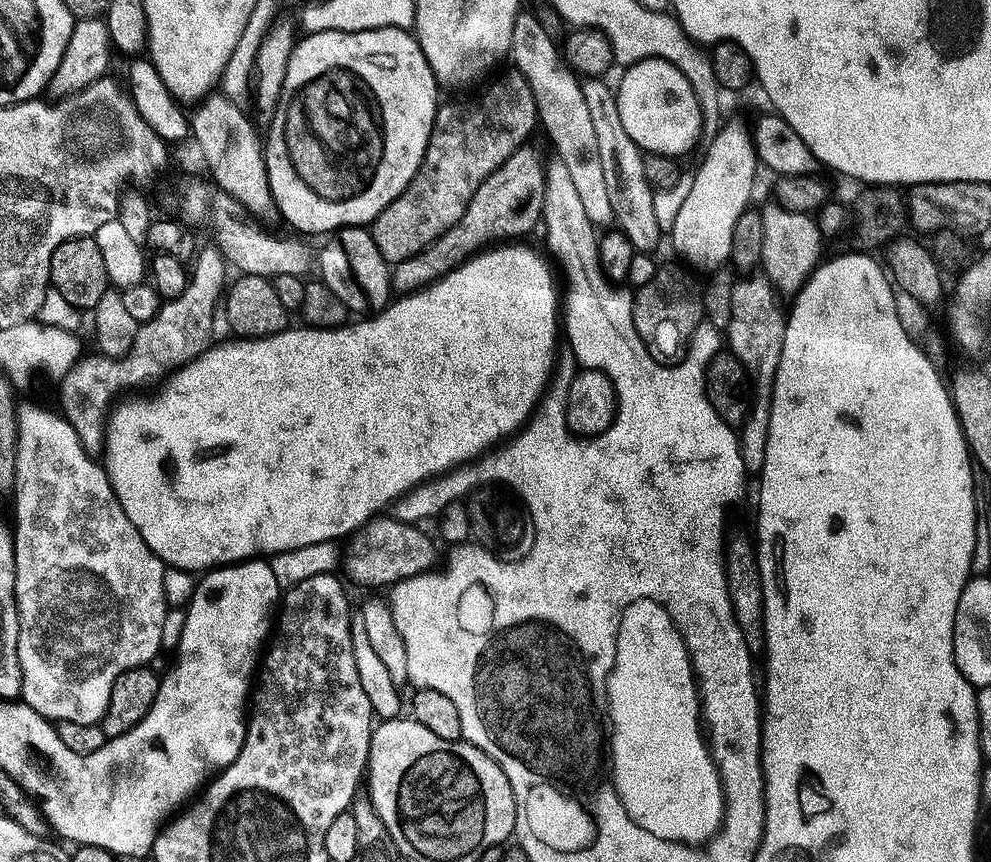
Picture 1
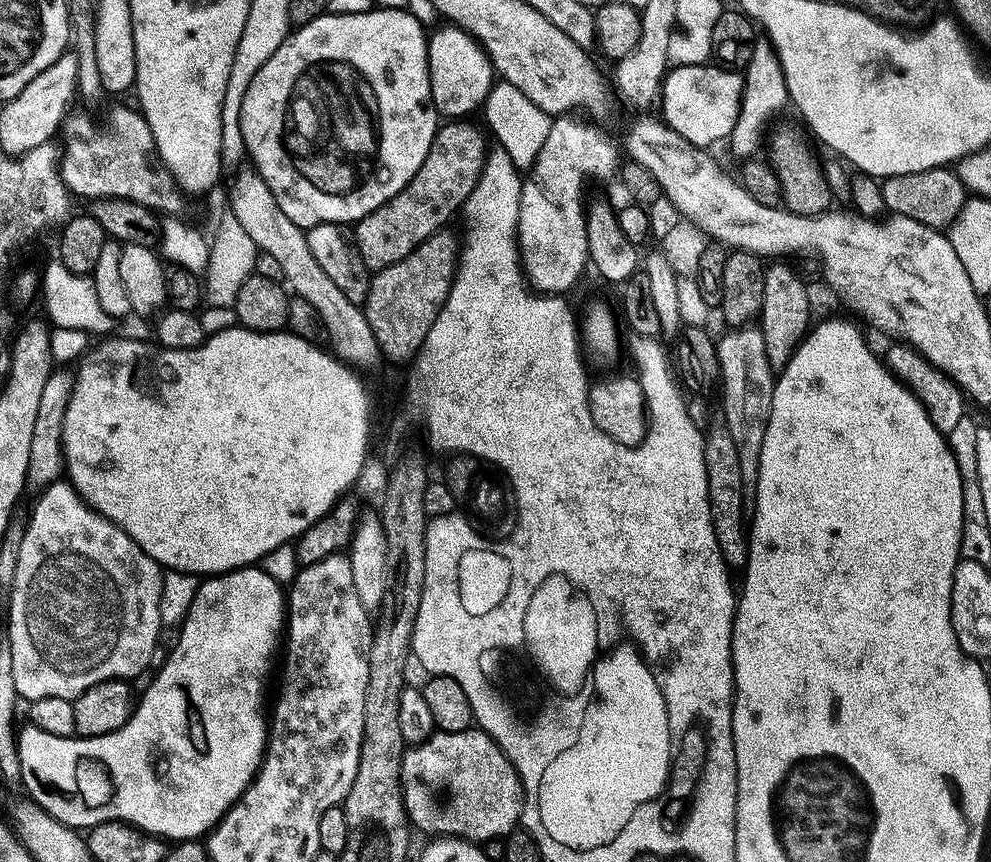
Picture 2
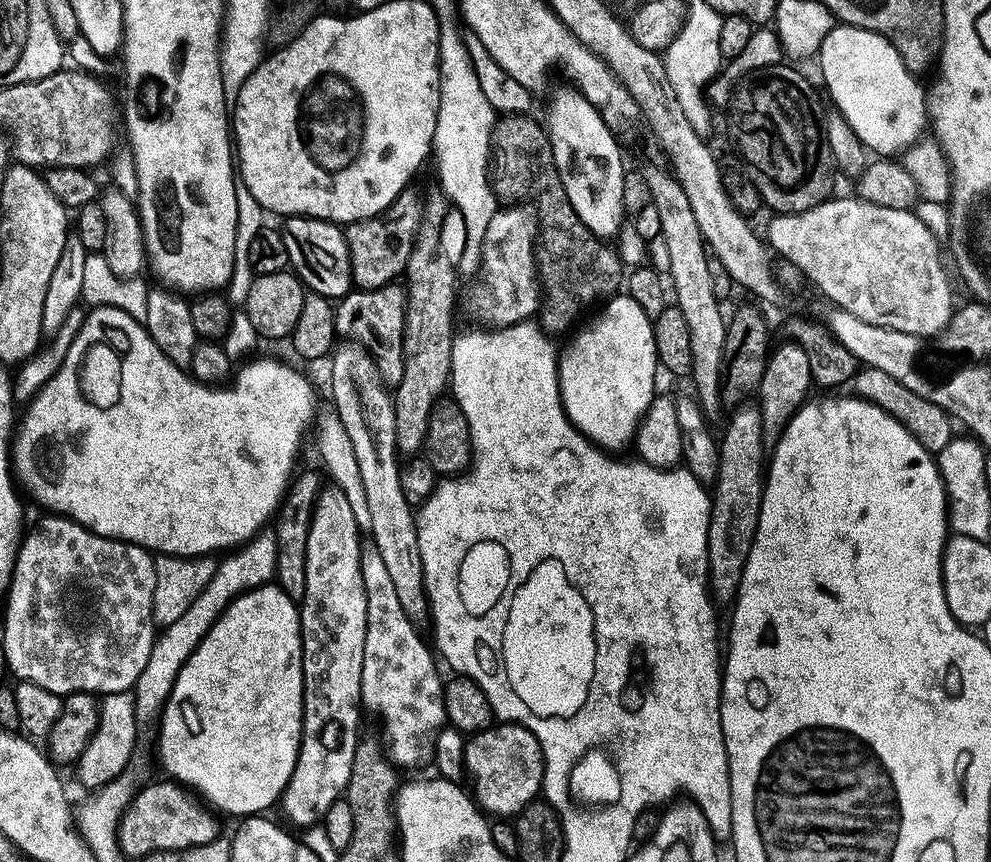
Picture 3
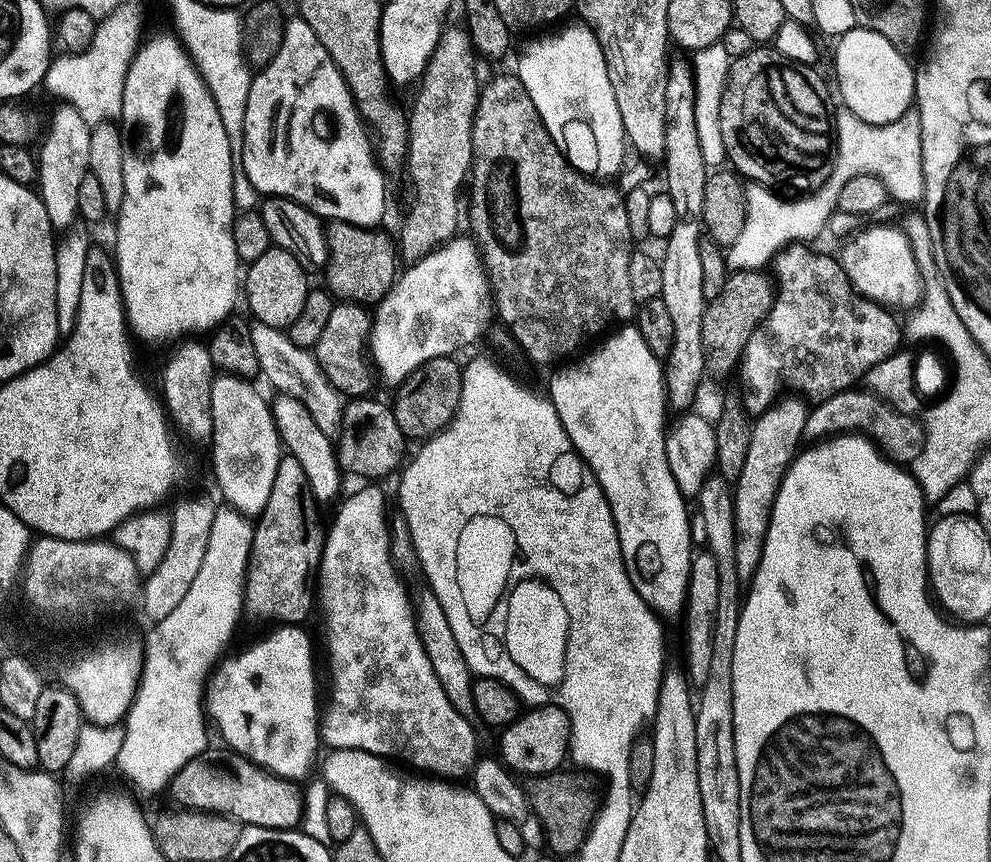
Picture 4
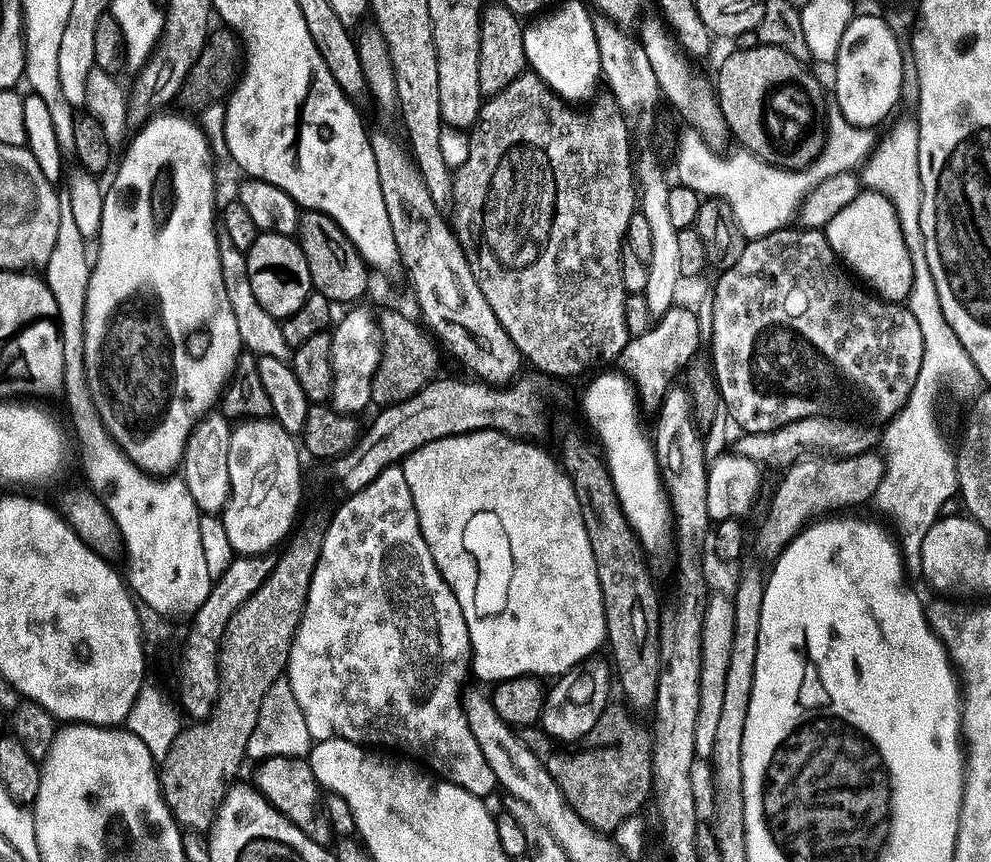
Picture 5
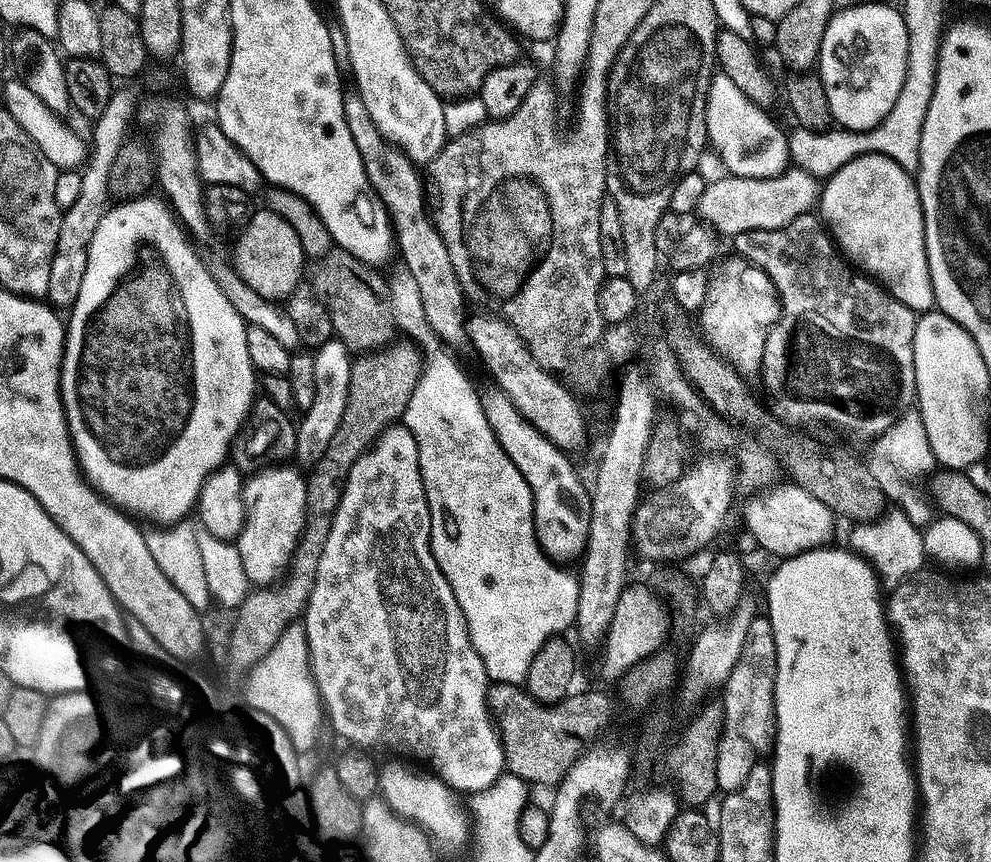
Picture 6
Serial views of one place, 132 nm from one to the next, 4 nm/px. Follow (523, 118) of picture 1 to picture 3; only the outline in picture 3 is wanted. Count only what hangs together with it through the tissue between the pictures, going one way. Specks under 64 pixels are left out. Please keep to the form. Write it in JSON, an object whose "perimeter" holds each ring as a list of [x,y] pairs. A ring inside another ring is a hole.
{"perimeter":[[[409,190],[403,192],[380,216],[347,225],[352,283],[357,289],[366,292],[378,290],[397,283],[407,273],[410,254],[416,248],[416,239],[424,221],[425,207],[425,201],[420,201],[419,194]]]}

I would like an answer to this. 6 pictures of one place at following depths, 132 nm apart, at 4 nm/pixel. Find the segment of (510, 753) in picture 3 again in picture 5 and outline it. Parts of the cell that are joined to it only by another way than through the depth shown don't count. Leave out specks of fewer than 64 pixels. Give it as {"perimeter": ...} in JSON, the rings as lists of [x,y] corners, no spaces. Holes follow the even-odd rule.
{"perimeter":[[[591,658],[576,668],[571,668],[551,685],[548,701],[544,703],[542,729],[548,736],[561,740],[564,744],[576,744],[584,740],[600,724],[608,699],[614,692],[614,672],[607,659]]]}

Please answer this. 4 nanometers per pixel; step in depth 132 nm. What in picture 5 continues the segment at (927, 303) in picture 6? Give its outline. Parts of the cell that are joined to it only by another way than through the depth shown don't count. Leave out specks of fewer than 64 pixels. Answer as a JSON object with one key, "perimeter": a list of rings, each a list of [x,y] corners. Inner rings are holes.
{"perimeter":[[[861,191],[860,196],[828,224],[826,235],[841,261],[881,300],[899,305],[907,301],[911,294],[914,266],[898,214],[882,193]]]}

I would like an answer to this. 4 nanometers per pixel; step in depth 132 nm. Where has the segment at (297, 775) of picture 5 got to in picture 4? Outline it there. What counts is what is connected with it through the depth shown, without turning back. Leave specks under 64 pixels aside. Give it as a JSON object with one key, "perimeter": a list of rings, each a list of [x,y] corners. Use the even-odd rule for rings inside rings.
{"perimeter":[[[209,750],[177,774],[170,789],[170,797],[176,803],[173,805],[184,810],[223,814],[249,828],[269,828],[279,832],[299,829],[304,820],[301,785],[265,772],[242,756],[224,752]]]}

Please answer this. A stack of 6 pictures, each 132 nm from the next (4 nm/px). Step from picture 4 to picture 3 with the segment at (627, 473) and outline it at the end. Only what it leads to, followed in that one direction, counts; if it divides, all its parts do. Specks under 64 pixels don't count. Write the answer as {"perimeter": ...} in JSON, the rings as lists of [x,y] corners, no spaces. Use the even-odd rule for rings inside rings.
{"perimeter":[[[627,294],[611,297],[599,312],[600,317],[585,332],[578,333],[569,342],[565,352],[563,349],[559,353],[560,397],[570,422],[587,440],[591,440],[609,454],[620,454],[627,444],[629,447],[635,441],[644,415],[658,395],[656,372],[660,368],[660,359],[654,338],[656,326],[646,310],[642,310],[642,306],[638,306],[638,302],[634,302],[634,298]]]}

